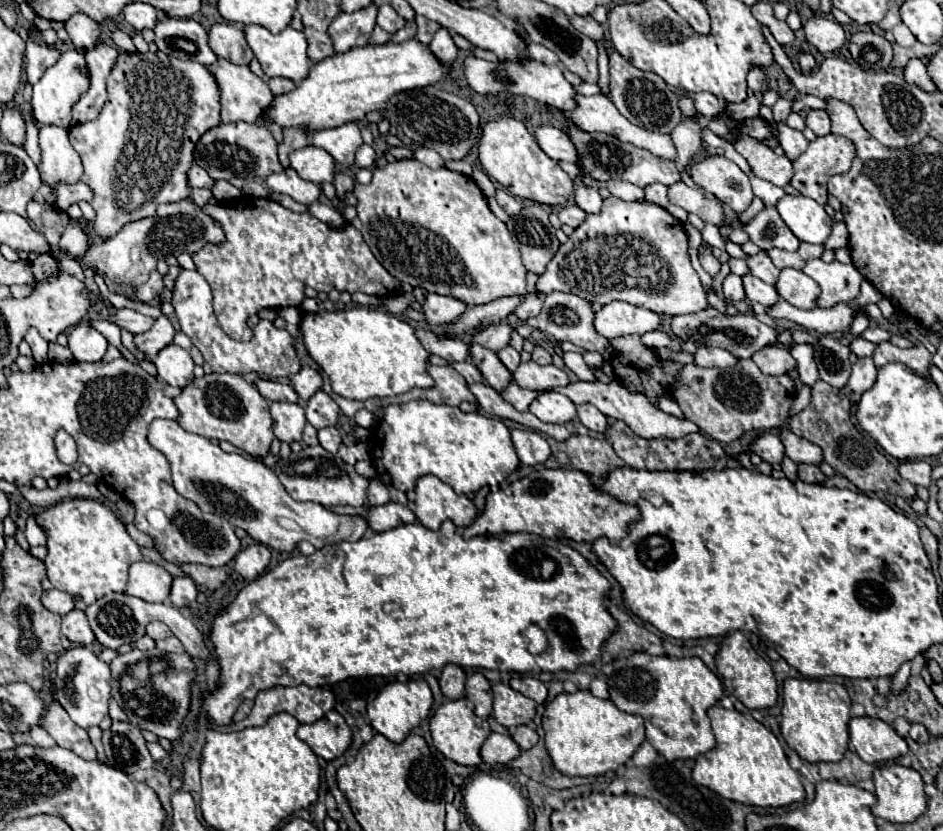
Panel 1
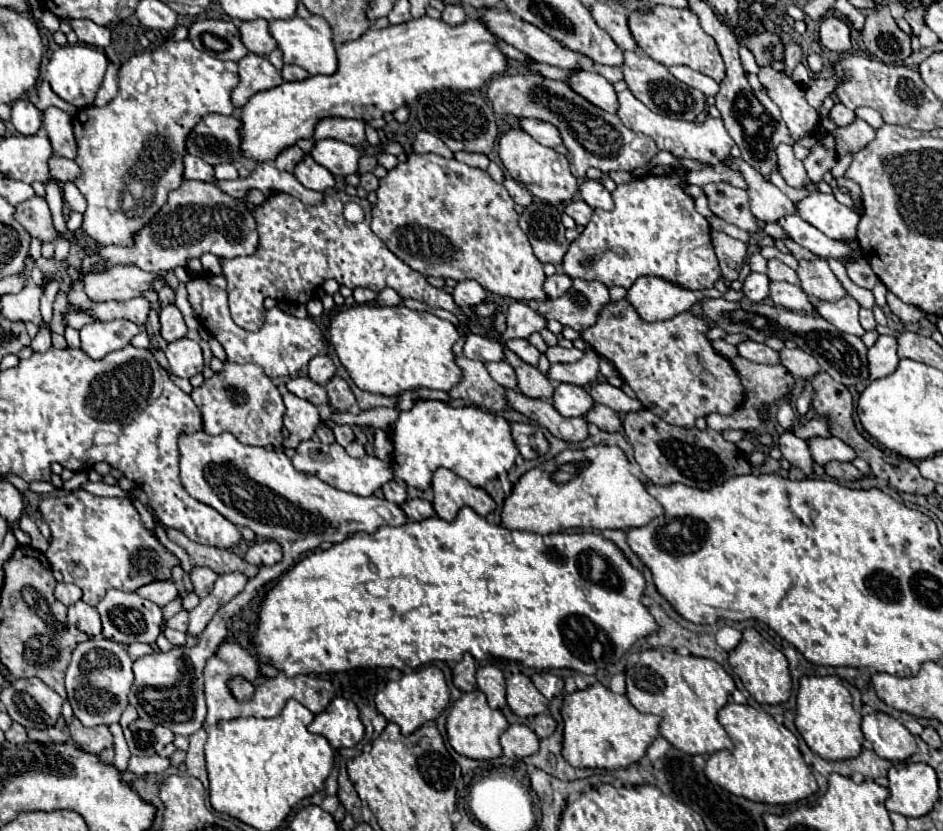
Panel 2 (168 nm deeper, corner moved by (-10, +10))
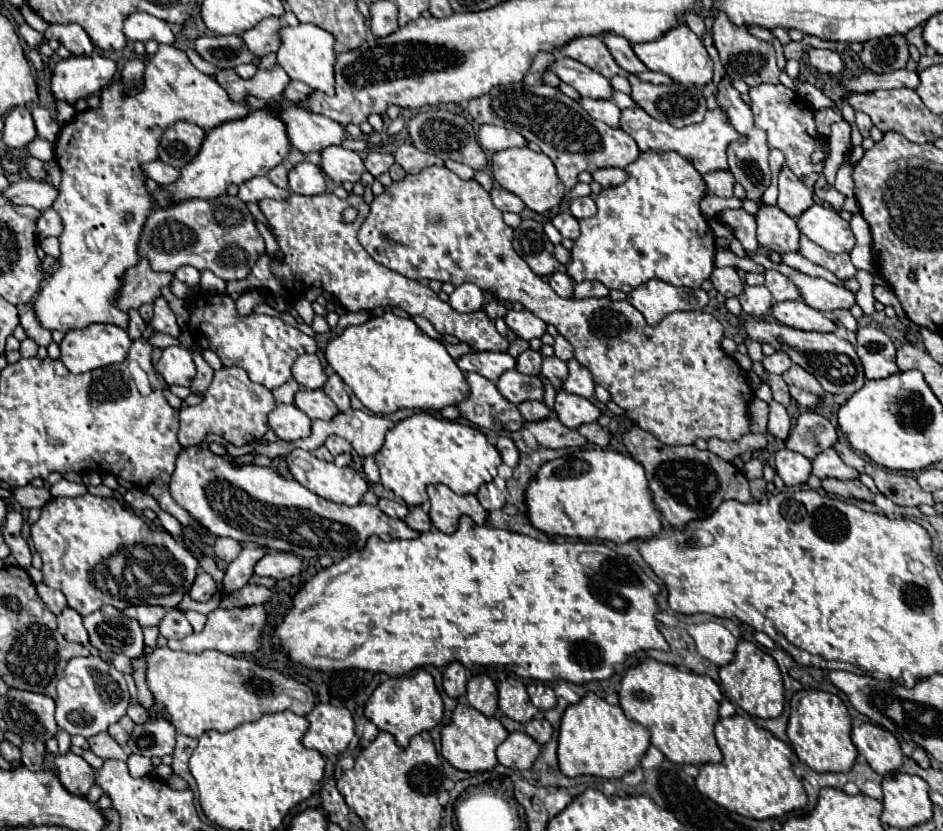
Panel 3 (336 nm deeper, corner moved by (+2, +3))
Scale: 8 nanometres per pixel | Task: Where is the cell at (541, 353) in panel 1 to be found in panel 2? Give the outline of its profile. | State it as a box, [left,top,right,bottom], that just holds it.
[546,345,582,363]

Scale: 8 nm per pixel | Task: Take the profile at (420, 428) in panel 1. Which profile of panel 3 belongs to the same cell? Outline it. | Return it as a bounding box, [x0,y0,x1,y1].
[374,412,502,508]

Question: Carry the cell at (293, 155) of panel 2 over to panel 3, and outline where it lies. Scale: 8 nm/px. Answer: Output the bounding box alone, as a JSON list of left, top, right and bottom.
[268,164,288,188]

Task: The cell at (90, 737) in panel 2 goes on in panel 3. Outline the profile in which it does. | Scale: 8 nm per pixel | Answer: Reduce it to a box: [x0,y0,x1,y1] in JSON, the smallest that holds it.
[88,732,128,760]

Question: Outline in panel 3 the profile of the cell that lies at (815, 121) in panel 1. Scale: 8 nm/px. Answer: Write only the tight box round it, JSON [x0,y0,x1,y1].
[824,120,850,189]

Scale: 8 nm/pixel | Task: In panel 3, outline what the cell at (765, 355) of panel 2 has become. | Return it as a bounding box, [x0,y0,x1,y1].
[762,352,792,374]

